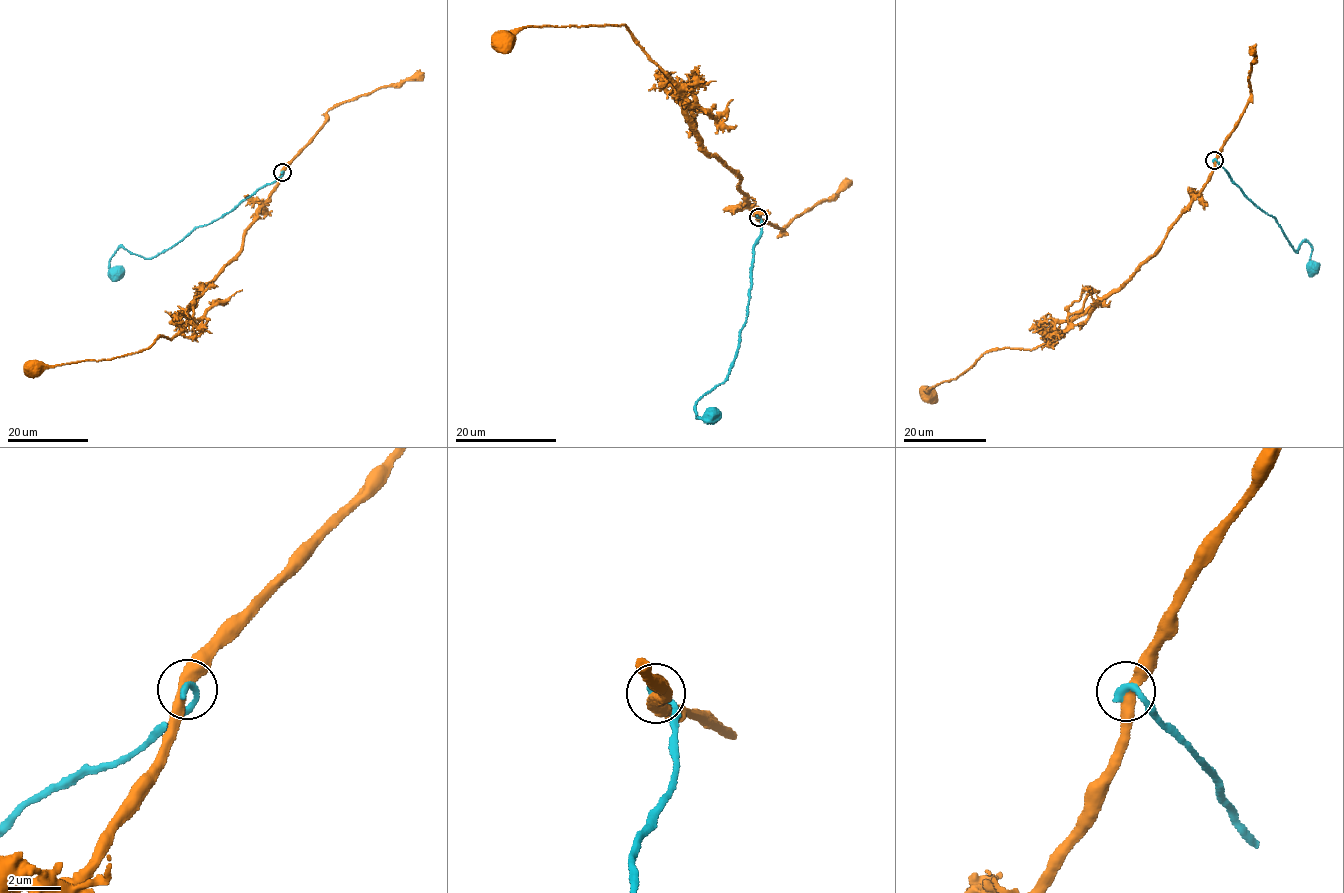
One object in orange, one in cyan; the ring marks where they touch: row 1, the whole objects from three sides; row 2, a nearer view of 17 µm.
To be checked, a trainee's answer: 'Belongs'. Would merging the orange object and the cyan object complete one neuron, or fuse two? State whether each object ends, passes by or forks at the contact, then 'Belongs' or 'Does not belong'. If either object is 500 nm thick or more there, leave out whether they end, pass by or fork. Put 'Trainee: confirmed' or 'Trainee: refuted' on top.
Trainee: refuted
At the ring orange passes by. At the ring cyan ends. Does not belong

